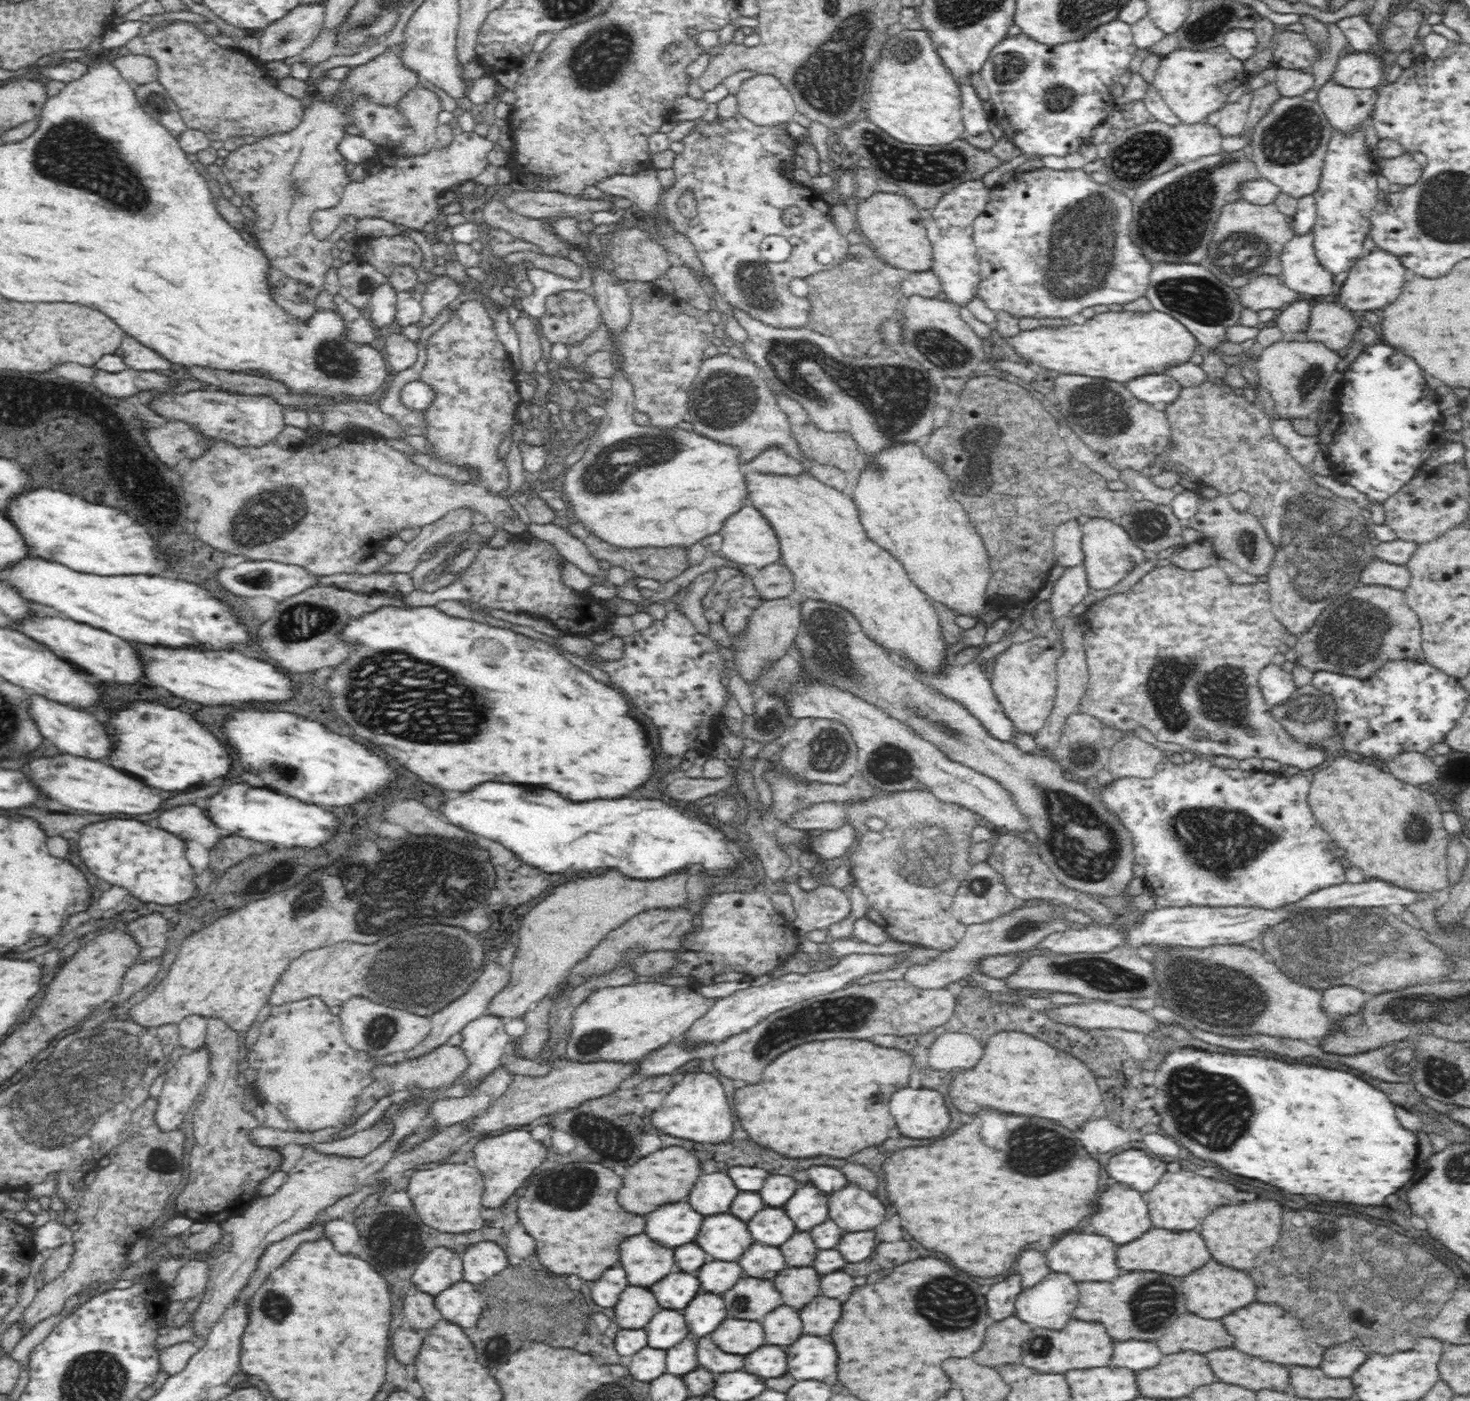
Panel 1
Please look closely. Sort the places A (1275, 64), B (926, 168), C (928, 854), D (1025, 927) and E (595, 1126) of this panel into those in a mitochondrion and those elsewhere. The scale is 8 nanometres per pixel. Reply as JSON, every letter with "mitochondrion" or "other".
{"A":"other","B":"mitochondrion","C":"mitochondrion","D":"mitochondrion","E":"mitochondrion"}

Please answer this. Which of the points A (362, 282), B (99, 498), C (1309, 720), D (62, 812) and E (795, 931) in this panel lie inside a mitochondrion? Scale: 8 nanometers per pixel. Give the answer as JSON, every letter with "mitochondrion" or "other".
{"A":"mitochondrion","B":"other","C":"mitochondrion","D":"other","E":"other"}

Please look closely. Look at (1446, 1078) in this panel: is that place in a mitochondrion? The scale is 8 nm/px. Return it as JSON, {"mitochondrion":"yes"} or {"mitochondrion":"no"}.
{"mitochondrion":"yes"}

